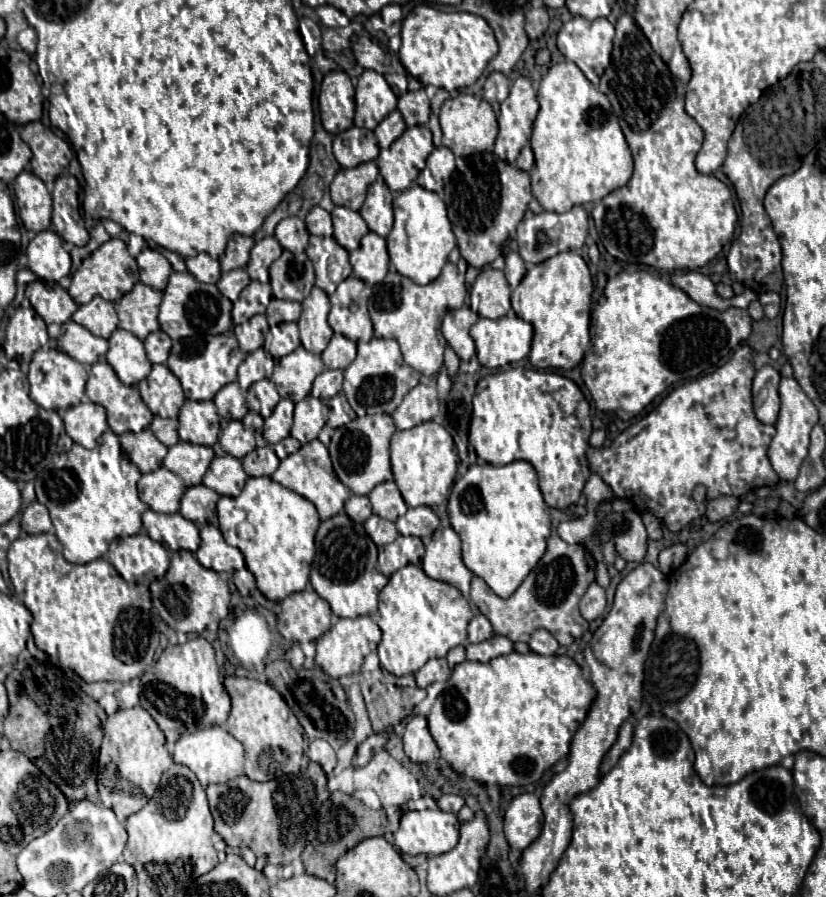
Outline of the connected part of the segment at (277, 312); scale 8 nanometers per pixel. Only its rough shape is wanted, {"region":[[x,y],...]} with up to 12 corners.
{"region":[[272,299],[266,309],[268,323],[298,321],[300,303]]}

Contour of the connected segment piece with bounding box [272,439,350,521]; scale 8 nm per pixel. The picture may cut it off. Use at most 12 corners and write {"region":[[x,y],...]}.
{"region":[[318,439],[288,455],[272,479],[334,517],[350,497]]}

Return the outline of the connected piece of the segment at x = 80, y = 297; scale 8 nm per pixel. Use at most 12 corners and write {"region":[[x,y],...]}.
{"region":[[118,237],[102,243],[72,275],[82,305],[118,301],[138,281],[136,259]]}

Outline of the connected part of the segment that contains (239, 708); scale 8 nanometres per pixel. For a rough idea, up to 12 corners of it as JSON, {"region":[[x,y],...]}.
{"region":[[226,677],[244,773],[302,773],[304,731],[270,683]]}

